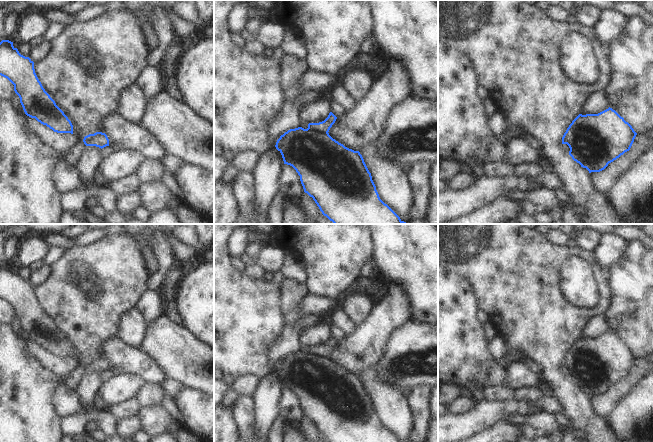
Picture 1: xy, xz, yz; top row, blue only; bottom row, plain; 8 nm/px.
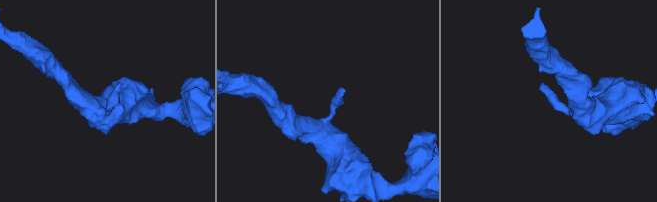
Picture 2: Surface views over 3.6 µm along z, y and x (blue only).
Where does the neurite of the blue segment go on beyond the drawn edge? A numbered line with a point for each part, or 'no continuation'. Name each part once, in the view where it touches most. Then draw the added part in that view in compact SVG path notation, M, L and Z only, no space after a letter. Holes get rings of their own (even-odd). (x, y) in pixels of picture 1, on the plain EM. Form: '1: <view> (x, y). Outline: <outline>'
no continuation

